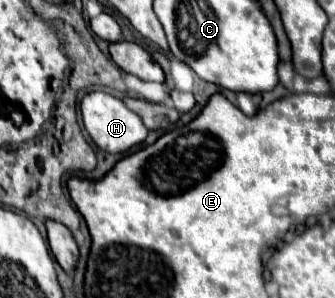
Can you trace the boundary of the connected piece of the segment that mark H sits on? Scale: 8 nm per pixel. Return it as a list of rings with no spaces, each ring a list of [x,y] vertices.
[[[102,91],[88,93],[80,103],[80,111],[82,111],[82,119],[84,119],[84,127],[86,127],[88,135],[106,153],[124,153],[146,141],[148,129],[144,127],[140,117],[136,113],[132,113],[120,99],[116,99],[108,93],[102,93]]]

